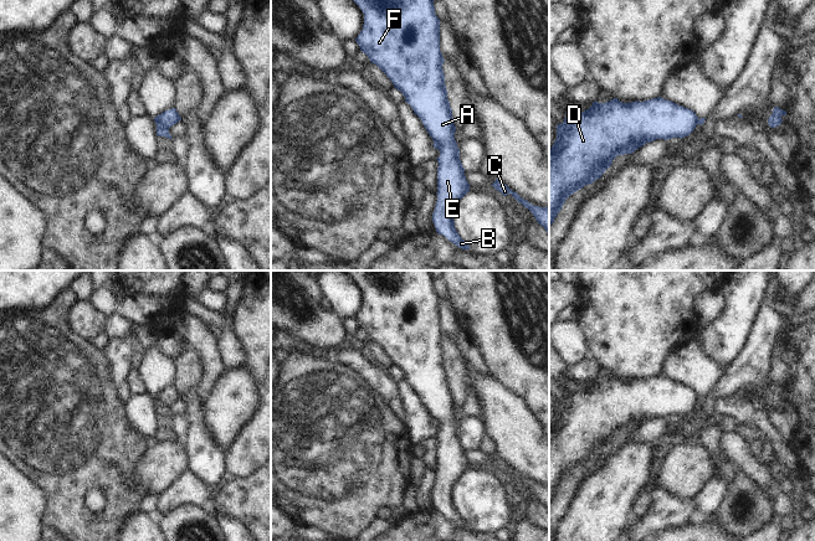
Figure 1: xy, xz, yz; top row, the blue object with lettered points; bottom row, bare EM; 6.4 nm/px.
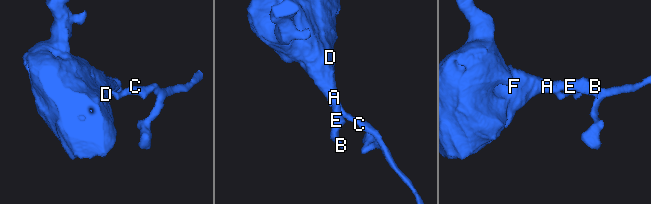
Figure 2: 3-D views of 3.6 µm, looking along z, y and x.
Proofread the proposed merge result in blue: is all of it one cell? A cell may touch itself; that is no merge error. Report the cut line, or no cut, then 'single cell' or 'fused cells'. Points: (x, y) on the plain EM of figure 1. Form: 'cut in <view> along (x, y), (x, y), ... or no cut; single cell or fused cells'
cut in xy along (157, 402), (168, 407); fused cells

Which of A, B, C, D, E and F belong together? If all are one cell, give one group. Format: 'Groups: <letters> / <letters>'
Groups: A B D E F / C.

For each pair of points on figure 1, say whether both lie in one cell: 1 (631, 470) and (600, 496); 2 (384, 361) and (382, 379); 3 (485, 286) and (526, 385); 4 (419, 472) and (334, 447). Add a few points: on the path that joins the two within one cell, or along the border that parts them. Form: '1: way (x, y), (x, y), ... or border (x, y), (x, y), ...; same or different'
1: way (624, 478), (608, 494); same
2: border (365, 350), (377, 362), (387, 369); different
3: way (498, 310), (509, 341), (524, 360); same
4: border (415, 458), (411, 483); different

